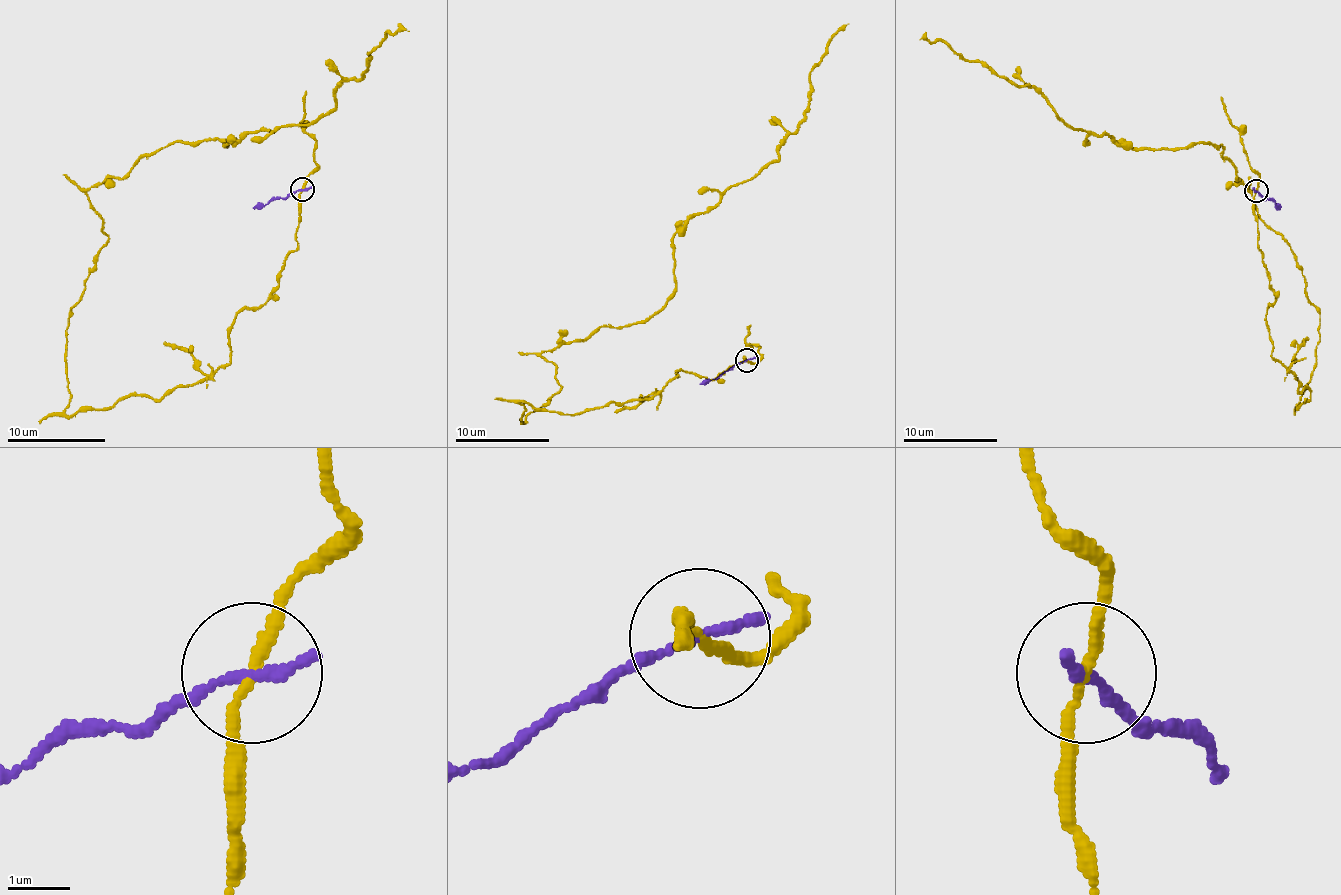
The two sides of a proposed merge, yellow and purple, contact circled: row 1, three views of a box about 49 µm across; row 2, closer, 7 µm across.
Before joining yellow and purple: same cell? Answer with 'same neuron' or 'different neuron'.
different neuron

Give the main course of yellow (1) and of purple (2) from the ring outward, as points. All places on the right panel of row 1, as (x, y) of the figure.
1: (1257, 191), (1271, 355), (1311, 391), (1299, 407), (1320, 311), (1222, 144), (1069, 128), (1034, 88), (919, 39)
2: (1257, 191), (1280, 208)

